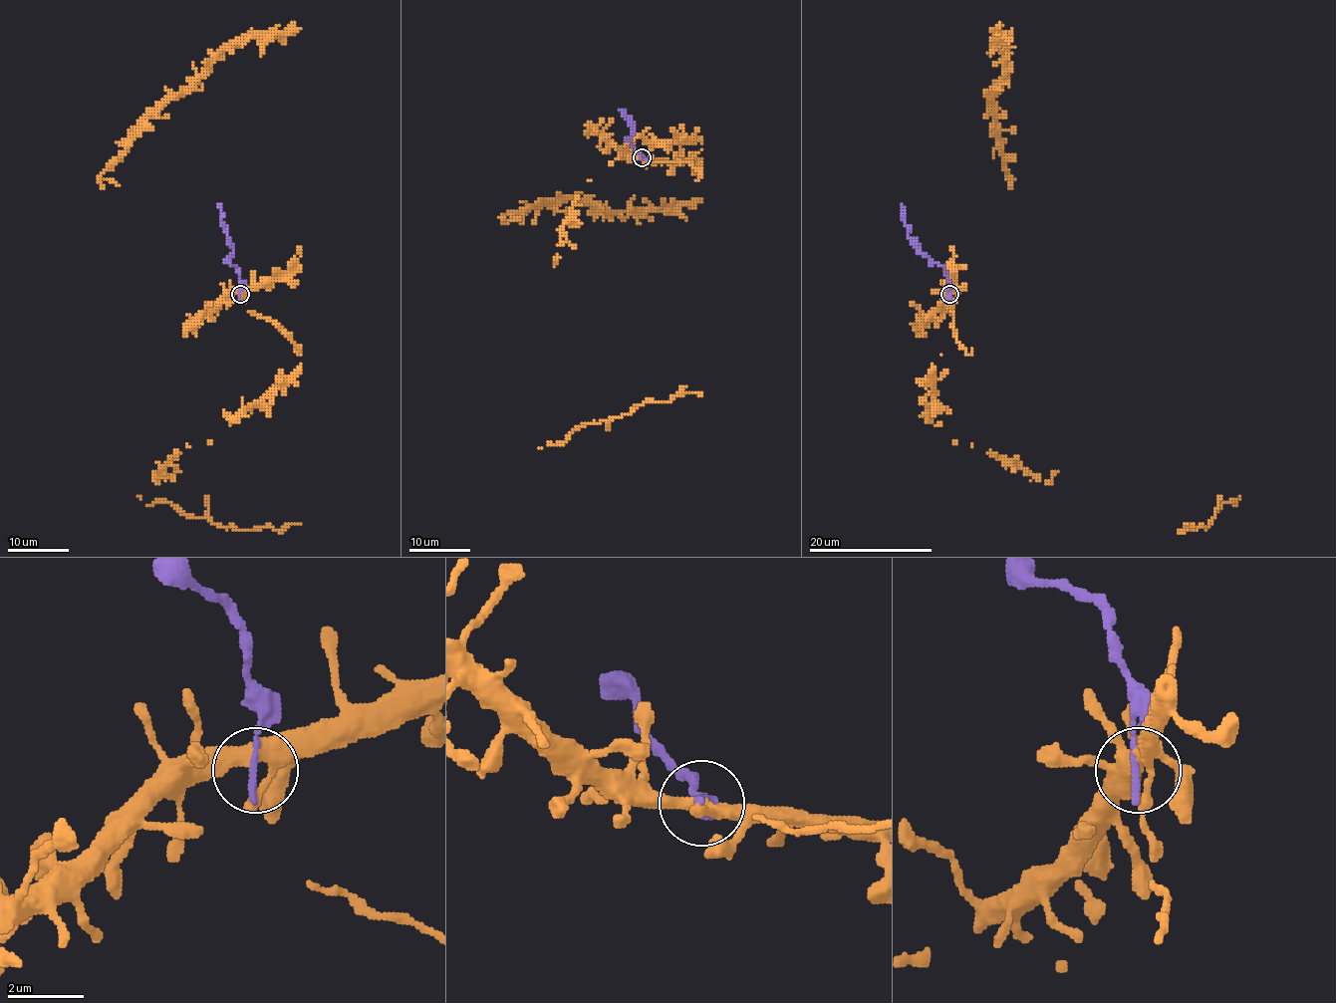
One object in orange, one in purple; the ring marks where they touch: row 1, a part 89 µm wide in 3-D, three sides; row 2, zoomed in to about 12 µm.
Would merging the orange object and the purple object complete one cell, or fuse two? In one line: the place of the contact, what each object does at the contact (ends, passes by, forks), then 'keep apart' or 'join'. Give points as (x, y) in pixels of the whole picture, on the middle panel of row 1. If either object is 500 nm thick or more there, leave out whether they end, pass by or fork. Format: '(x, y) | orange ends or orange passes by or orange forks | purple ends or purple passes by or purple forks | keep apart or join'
(642, 157) | orange forks | purple ends | join

